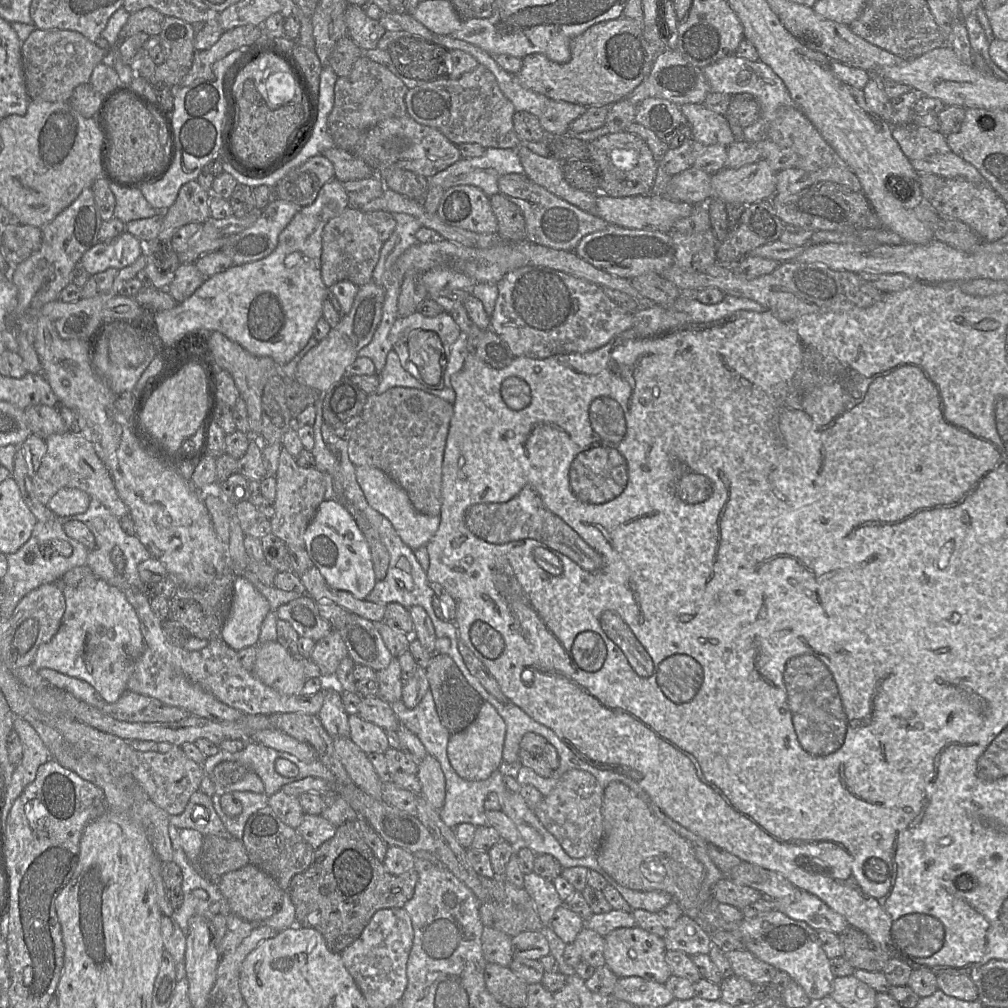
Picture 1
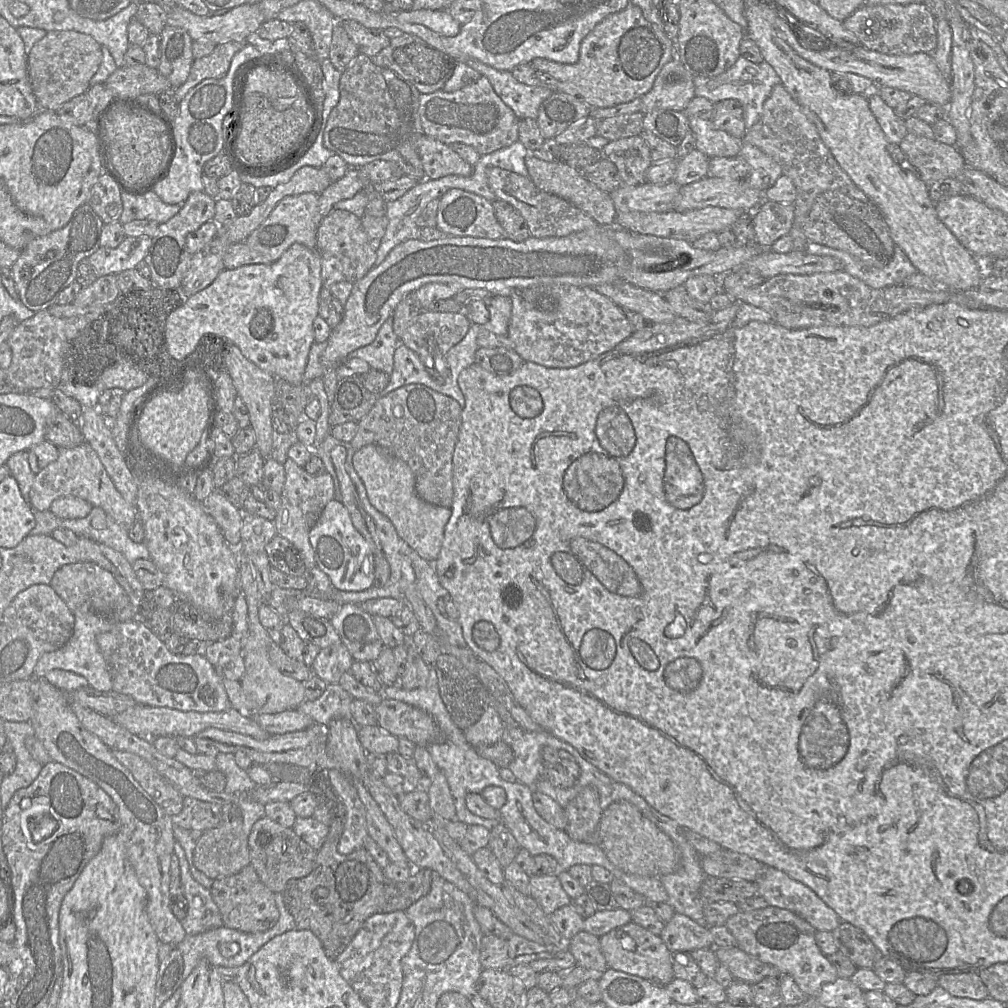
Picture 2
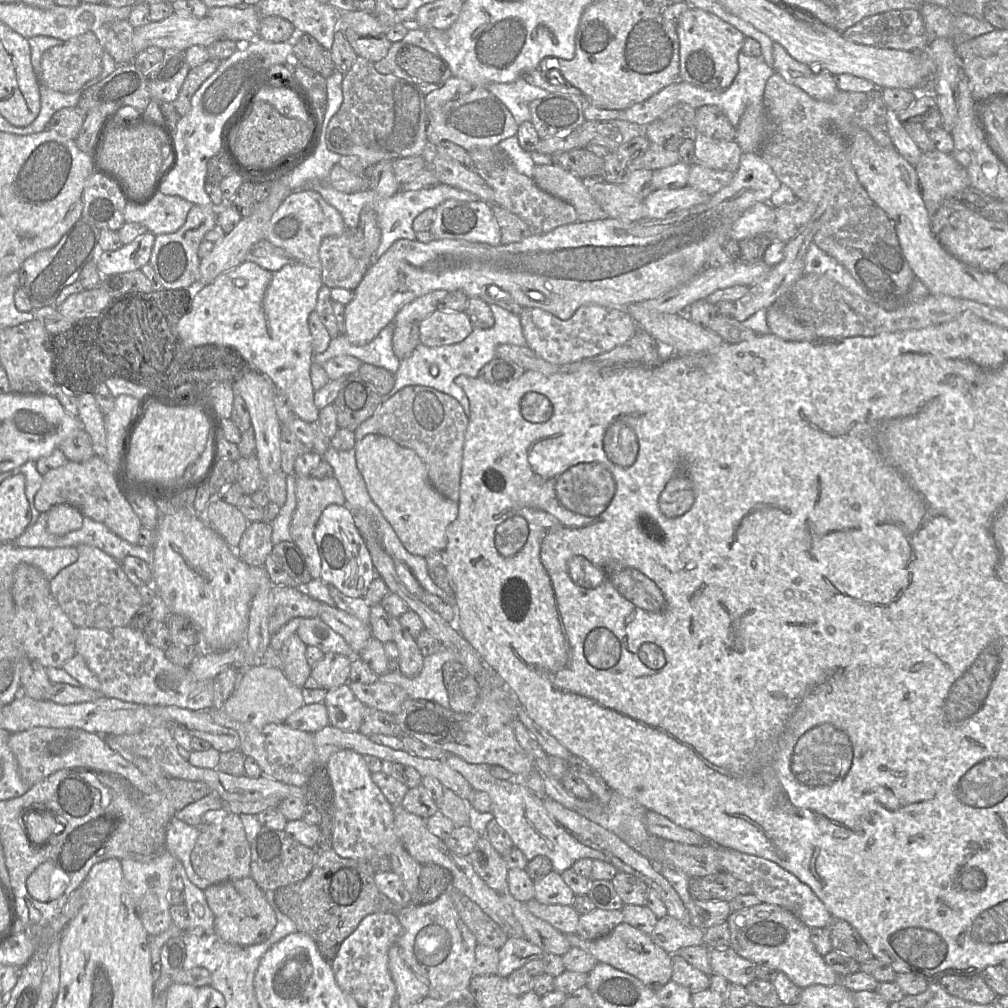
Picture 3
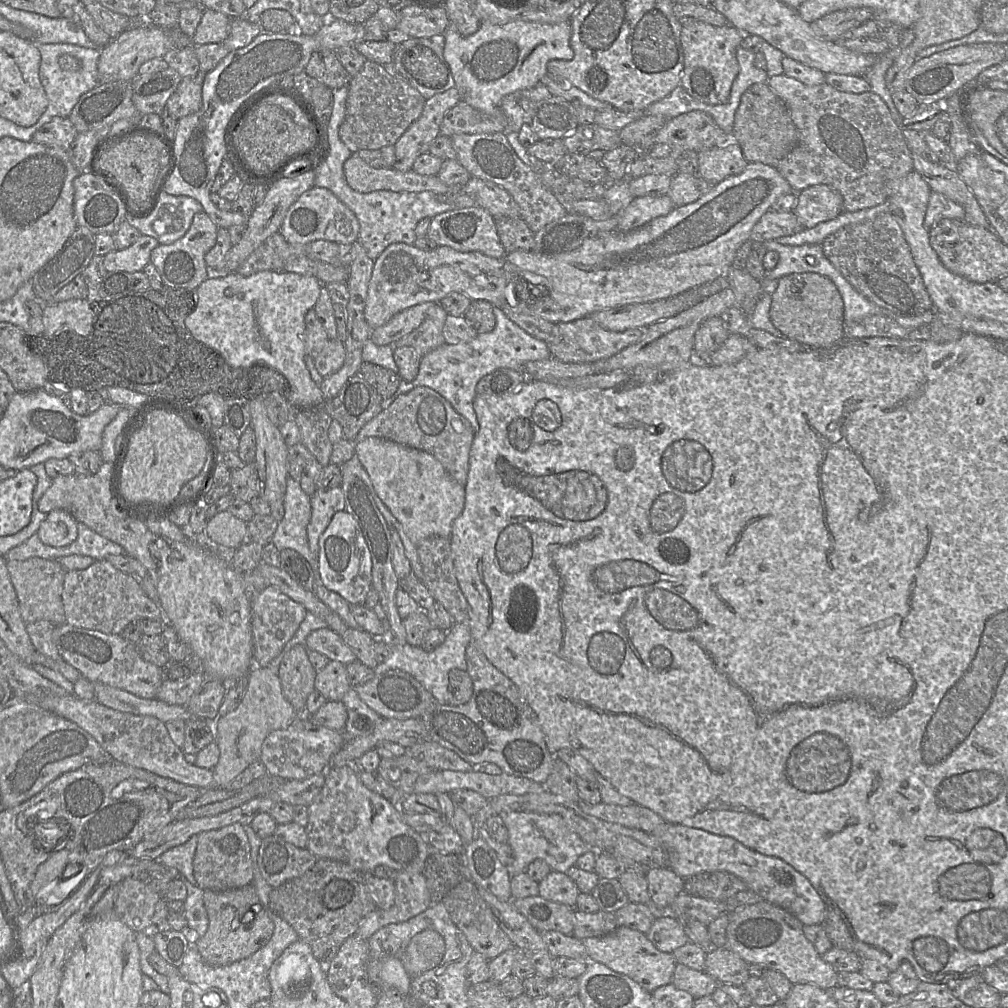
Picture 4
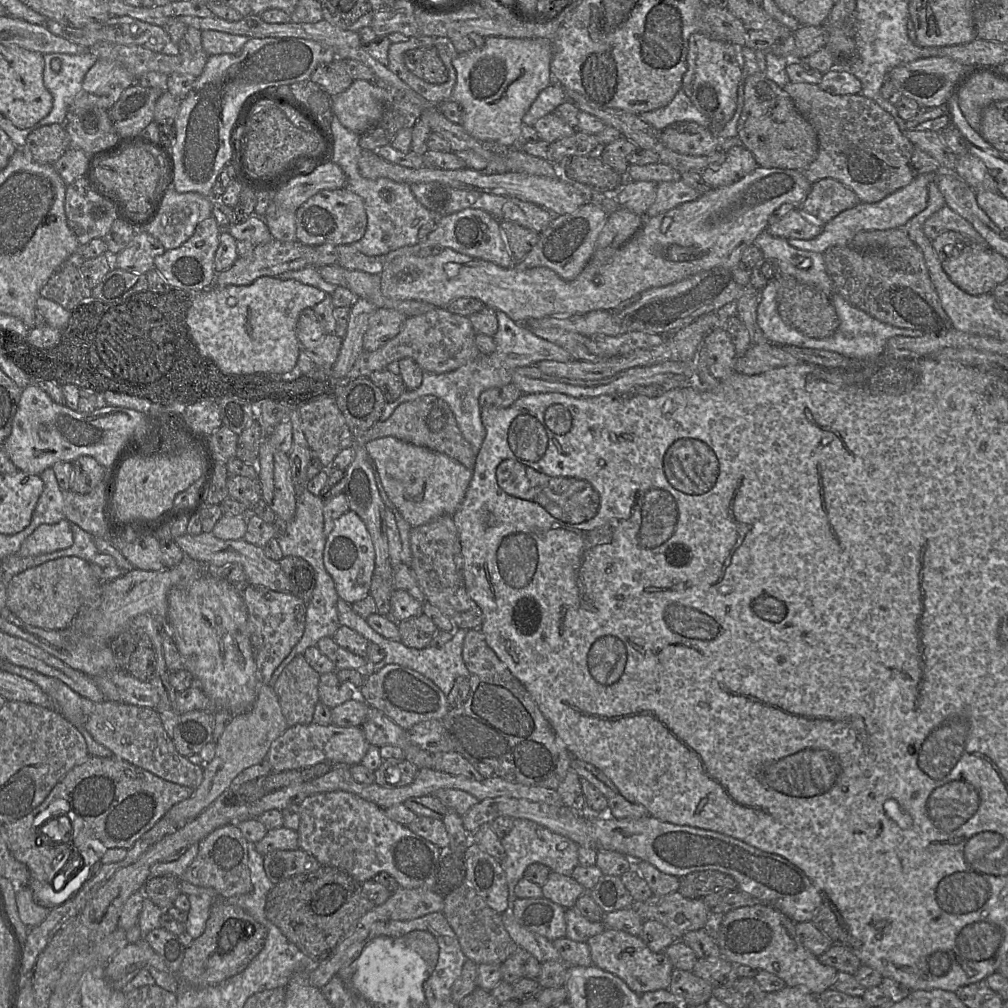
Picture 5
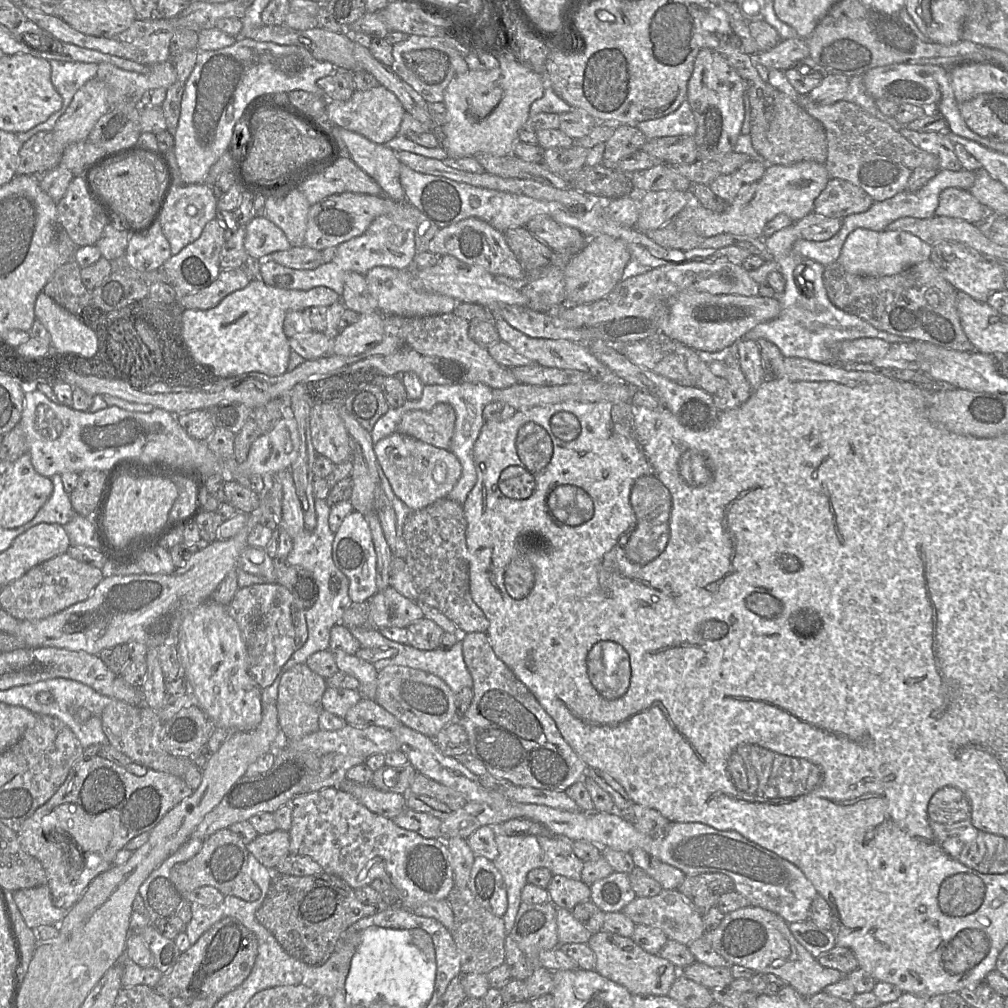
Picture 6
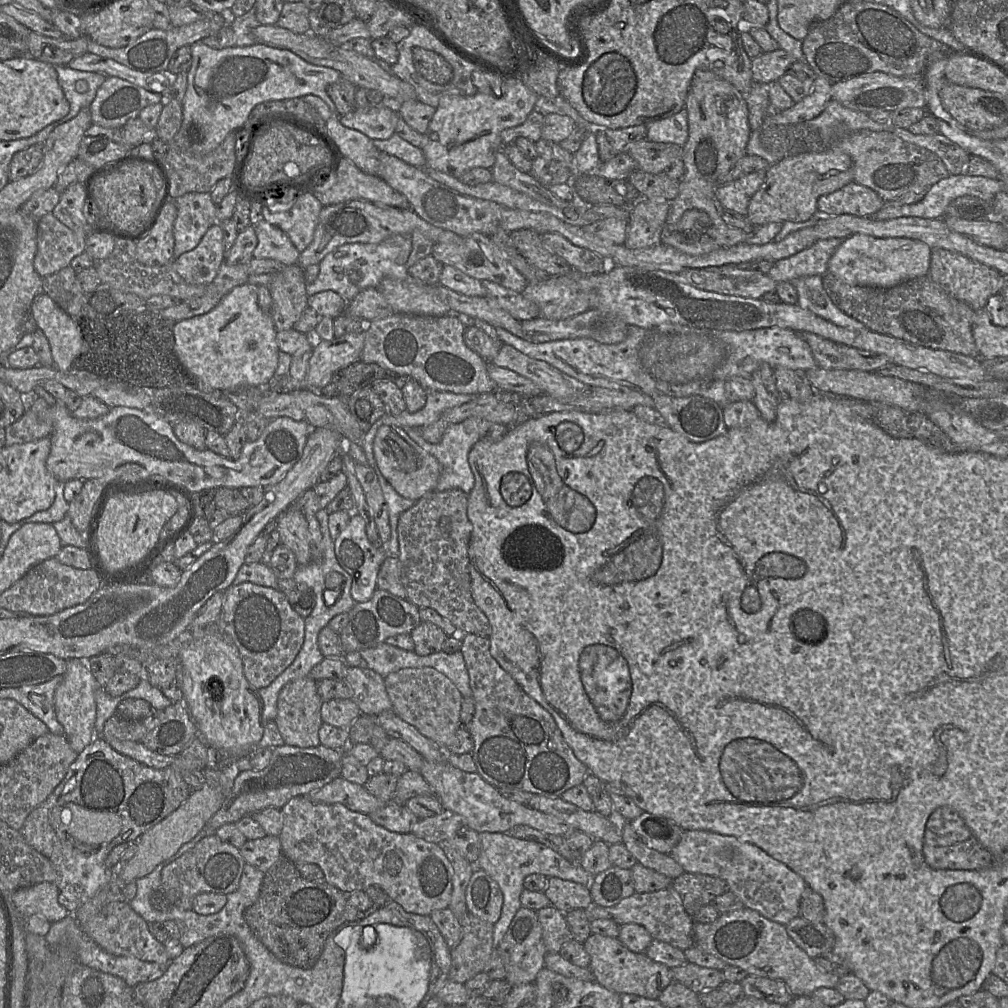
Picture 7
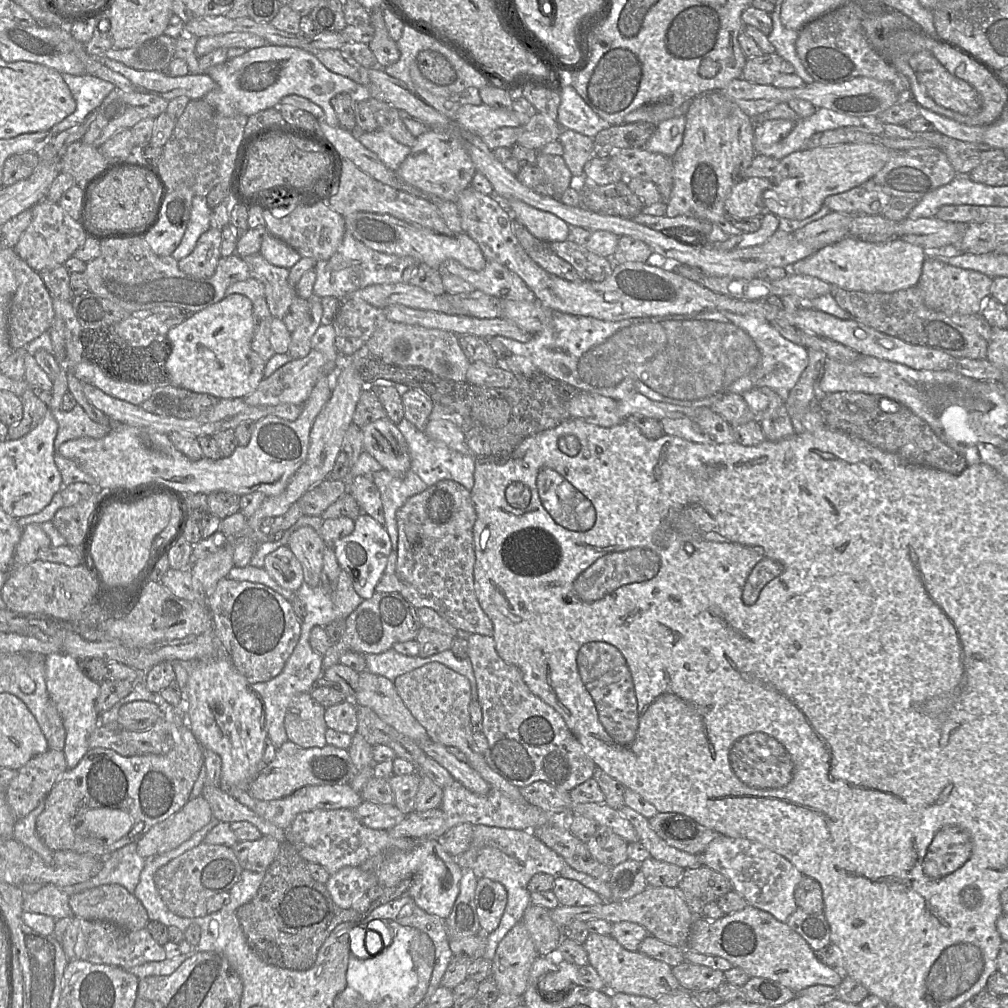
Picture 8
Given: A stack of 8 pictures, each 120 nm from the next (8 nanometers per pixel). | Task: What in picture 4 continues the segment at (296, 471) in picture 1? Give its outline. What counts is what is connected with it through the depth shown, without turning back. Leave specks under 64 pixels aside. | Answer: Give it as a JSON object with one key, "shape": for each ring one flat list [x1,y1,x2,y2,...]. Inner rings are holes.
{"shape":[[341,487,328,490,316,490,310,496,311,519,307,526,307,538,310,551,318,557,319,539,338,511,345,510,345,499]]}

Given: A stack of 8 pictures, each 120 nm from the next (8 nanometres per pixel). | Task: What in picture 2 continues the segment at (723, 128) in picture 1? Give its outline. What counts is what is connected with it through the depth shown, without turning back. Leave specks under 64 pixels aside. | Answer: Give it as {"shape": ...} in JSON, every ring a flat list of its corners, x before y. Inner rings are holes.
{"shape":[[696,116,688,117,688,120,690,129,696,136,696,148,709,158,729,158,740,154,740,140,717,129,711,120]]}

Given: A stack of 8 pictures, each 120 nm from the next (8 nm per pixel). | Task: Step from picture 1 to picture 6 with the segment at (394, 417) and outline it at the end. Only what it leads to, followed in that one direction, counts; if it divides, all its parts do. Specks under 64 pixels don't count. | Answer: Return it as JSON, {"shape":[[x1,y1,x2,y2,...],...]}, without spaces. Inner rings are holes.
{"shape":[[439,403,430,410,405,412,396,432,437,448,449,449,455,421,456,414,453,407,447,403]]}

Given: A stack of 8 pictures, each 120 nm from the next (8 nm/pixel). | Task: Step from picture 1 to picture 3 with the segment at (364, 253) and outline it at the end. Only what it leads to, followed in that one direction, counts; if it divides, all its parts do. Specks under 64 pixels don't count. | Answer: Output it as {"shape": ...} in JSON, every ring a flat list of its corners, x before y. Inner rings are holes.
{"shape":[[347,230,340,236,326,237,320,244,321,278,330,289,339,287,354,291,372,263,352,255,352,232]]}

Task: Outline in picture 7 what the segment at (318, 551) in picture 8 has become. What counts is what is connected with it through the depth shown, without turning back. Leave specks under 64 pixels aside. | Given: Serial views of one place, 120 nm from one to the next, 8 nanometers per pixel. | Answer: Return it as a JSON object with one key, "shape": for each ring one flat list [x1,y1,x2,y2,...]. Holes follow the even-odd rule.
{"shape":[[294,503,277,517,277,530,280,542,293,551,298,565,307,565,312,561,308,523]]}

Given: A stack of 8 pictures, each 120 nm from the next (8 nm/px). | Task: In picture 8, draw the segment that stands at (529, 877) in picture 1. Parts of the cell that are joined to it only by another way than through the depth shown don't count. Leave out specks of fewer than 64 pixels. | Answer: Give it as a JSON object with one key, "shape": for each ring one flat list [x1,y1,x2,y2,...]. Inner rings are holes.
{"shape":[[556,877,552,892,562,906,592,906,604,902,593,890,568,878]]}

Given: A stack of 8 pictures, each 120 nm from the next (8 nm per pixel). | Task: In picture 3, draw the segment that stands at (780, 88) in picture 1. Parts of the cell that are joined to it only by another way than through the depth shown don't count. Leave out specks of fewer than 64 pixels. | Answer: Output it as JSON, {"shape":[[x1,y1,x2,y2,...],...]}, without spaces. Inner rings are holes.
{"shape":[[741,51,738,55,738,64,739,71,735,79,723,91,707,90,681,80,678,80,678,86,680,84,688,90,688,96,691,98,689,102,697,103,698,107,701,107,701,104,718,106,725,113,729,122,737,127,747,106,752,103,763,103,766,82,775,73,774,68,768,66,763,57,748,56]]}

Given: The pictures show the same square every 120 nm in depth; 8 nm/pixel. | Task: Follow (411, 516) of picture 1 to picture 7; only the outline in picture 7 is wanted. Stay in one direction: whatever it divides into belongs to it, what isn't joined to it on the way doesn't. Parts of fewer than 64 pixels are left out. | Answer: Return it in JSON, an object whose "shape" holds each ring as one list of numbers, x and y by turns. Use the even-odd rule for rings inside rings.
{"shape":[[380,426,374,438,373,452,381,473,401,496,418,500,426,493,436,490,441,473,440,463,412,440,401,427]]}

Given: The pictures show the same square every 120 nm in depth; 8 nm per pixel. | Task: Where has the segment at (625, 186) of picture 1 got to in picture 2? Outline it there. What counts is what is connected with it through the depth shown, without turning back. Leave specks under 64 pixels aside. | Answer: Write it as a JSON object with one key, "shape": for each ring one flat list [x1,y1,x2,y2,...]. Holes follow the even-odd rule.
{"shape":[[641,136,609,141,601,149,603,158,615,164,621,185,635,186,644,183,647,169,652,165,647,142]]}

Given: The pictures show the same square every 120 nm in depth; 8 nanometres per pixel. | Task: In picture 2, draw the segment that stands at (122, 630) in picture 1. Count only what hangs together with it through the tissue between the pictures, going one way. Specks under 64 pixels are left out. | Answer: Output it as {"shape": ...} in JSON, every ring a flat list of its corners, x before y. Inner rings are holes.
{"shape":[[132,604,114,616,101,616,95,613,73,613,75,617,74,630,71,638,60,649,44,653,34,667,33,677,42,678,49,671,61,669,71,671,86,678,89,686,99,691,111,691,113,688,111,674,103,657,96,637,98,634,111,630,116,622,130,621,139,617,139,607]]}

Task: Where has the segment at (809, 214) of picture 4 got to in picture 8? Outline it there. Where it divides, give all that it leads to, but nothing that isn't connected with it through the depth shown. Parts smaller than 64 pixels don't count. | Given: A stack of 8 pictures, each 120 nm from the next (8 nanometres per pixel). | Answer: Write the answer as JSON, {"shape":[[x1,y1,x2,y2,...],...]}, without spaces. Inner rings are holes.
{"shape":[[870,179,848,191,828,196,823,205,832,212,879,215,883,213,891,199,892,196]]}

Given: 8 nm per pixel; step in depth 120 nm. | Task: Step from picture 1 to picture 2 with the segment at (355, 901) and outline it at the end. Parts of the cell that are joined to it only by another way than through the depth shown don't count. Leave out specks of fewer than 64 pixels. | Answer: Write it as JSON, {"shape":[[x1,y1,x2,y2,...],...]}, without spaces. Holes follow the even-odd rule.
{"shape":[[314,770,307,786,317,799,317,804,323,801,329,809,329,833,321,849,317,851,314,869,305,877,289,880,283,891,283,898,297,929,313,932,321,941,326,956,335,961,370,916,405,911,426,895,431,888,433,871,415,868,408,880,394,882,385,876,383,869,365,847,350,854,339,853,337,846,344,830,345,807,328,777,328,770]]}

